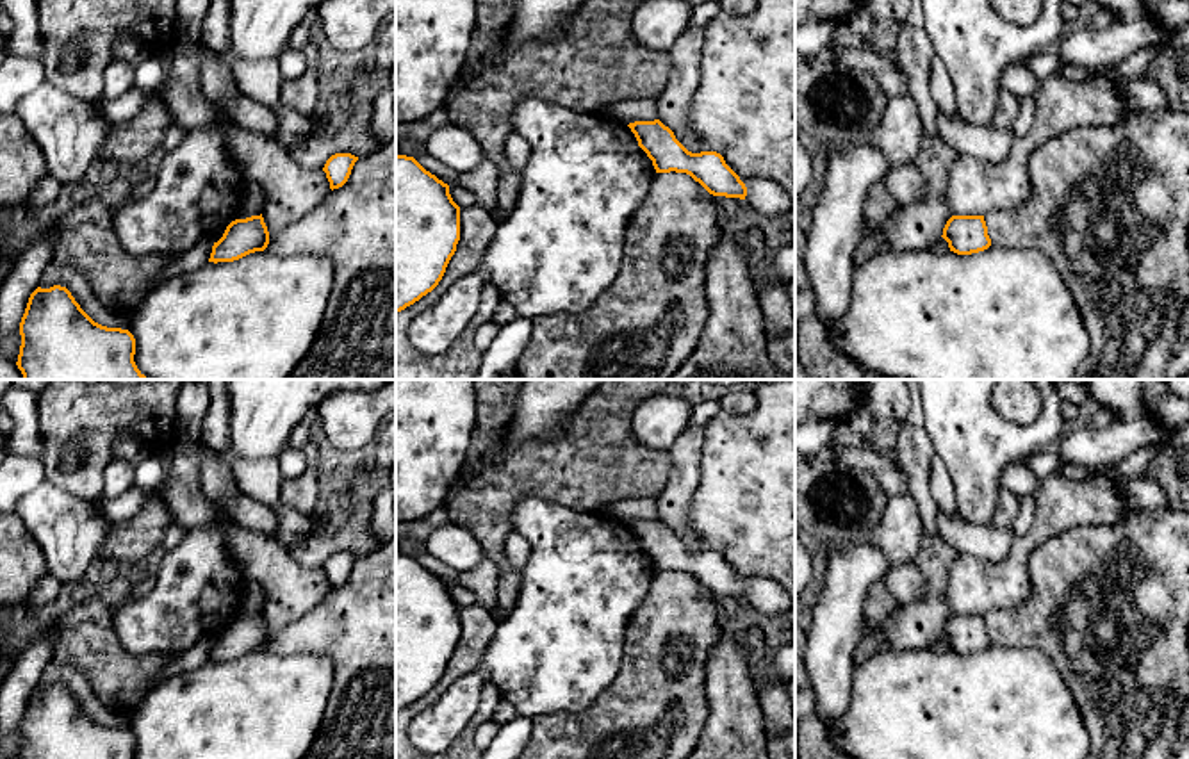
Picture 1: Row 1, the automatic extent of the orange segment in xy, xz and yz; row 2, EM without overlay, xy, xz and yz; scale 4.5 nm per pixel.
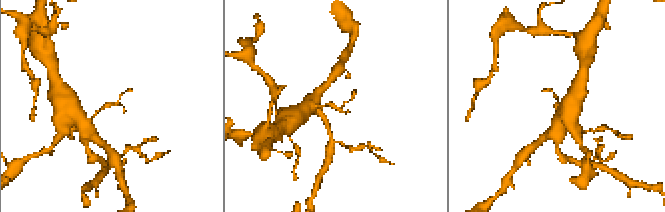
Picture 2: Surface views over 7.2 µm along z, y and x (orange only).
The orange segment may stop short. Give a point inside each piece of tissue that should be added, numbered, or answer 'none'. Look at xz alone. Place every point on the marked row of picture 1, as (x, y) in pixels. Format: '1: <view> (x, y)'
none

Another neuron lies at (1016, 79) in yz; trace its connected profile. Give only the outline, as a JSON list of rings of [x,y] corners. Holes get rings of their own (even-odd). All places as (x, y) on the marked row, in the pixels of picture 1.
[[[1014,64],[1002,73],[1000,84],[1021,100],[1036,93],[1039,78],[1029,71],[1027,64]]]

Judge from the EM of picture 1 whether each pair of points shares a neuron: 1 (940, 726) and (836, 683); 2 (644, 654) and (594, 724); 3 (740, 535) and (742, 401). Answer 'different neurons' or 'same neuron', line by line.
1: different neurons
2: same neuron
3: different neurons

